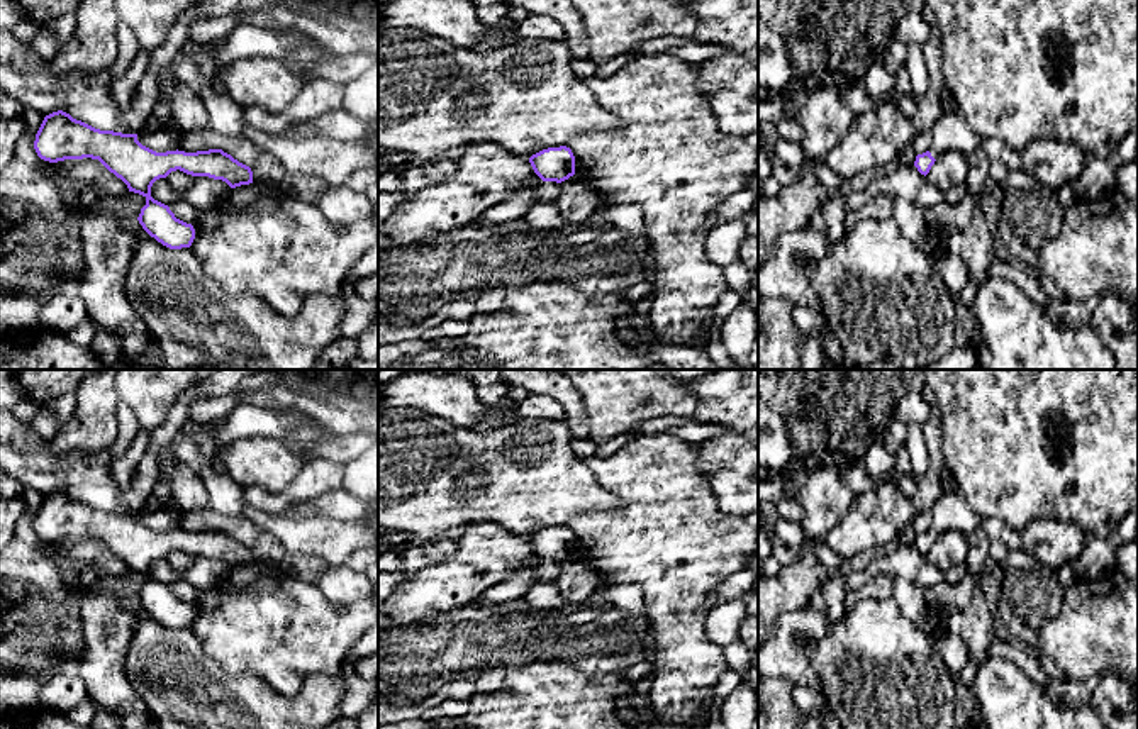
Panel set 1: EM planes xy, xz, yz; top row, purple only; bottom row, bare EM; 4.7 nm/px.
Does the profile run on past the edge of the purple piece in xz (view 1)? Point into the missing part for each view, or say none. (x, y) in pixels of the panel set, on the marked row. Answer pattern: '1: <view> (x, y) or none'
1: none

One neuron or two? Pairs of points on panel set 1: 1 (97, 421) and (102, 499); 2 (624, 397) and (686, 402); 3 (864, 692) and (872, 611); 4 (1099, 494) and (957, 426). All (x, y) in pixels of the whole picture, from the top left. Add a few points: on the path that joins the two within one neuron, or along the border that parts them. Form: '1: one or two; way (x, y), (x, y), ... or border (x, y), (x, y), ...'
1: two; border (111, 446), (100, 451), (70, 448), (60, 455)
2: one; way (640, 394), (670, 397)
3: one; way (872, 672), (872, 631)
4: one; way (1064, 472), (1052, 468), (1009, 426), (992, 426)

